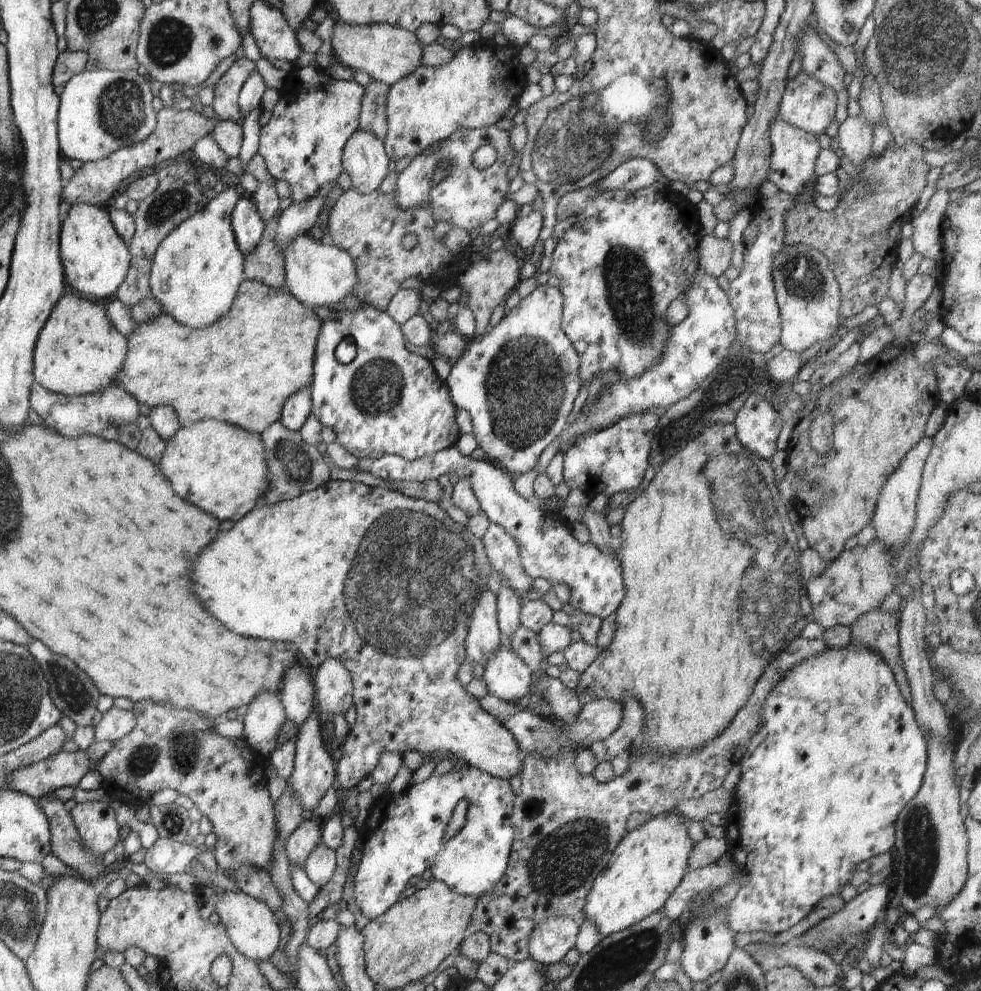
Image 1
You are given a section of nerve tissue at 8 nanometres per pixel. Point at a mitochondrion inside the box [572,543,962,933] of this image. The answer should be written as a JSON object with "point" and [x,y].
{"point":[920,834]}

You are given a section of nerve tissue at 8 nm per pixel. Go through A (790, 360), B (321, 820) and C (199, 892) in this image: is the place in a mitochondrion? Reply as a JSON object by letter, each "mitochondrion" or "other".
{"A":"other","B":"other","C":"other"}

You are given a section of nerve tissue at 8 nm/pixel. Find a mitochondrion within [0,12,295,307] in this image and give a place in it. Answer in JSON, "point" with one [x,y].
{"point":[120,108]}

